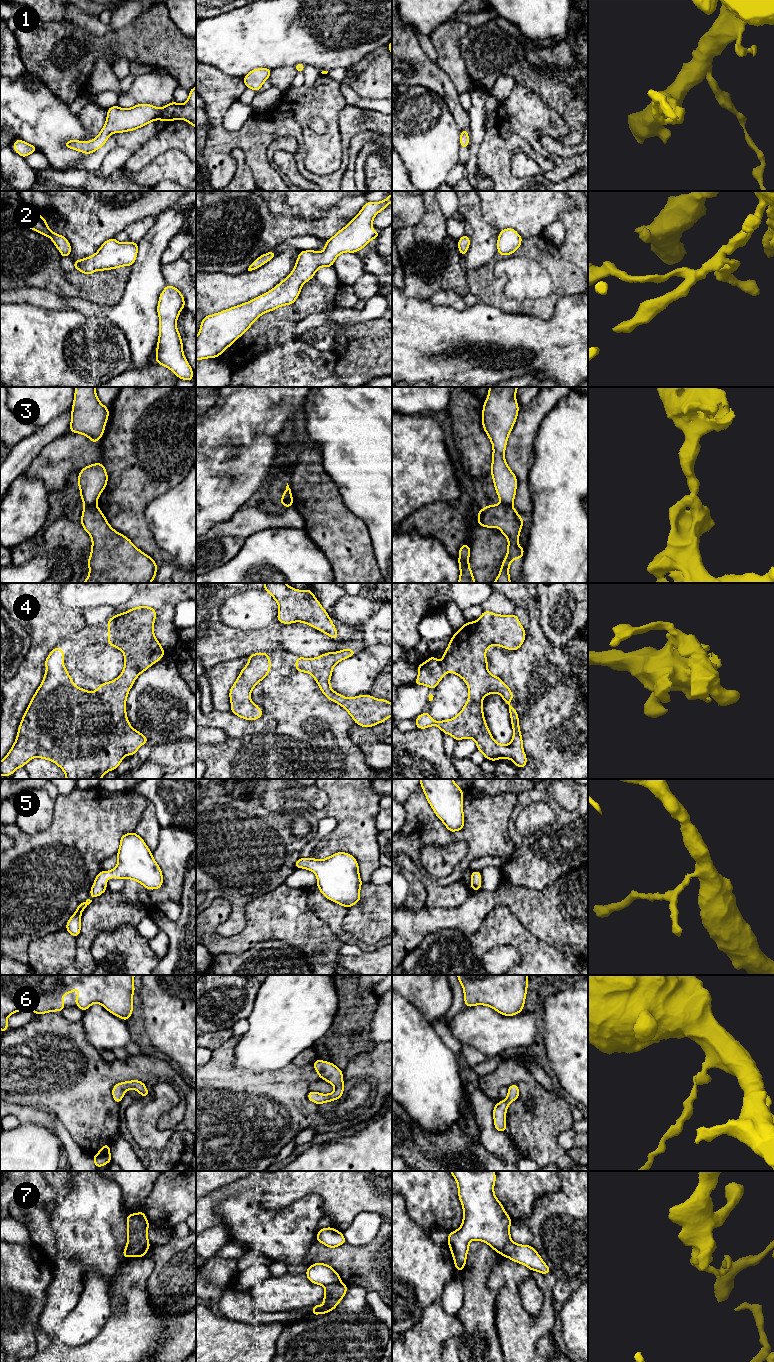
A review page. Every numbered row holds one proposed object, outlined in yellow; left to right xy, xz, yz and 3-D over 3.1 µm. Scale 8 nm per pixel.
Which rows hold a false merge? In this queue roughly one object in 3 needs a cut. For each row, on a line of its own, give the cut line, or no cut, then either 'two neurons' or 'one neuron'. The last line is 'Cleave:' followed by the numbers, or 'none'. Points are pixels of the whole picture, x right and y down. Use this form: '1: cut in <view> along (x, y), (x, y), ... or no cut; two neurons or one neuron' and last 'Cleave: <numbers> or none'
1: no cut; one neuron
2: no cut; one neuron
3: cut in xy along (95, 503), (84, 505); two neurons
4: no cut; one neuron
5: no cut; one neuron
6: no cut; one neuron
7: cut in xy along (147, 1241), (135, 1243), (131, 1247), (129, 1255); two neurons
Cleave: 3, 7

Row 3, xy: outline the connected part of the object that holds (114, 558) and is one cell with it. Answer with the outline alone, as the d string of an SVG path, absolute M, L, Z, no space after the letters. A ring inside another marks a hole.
M83 505L81 525L91 536L89 575L82 583L151 583L158 565L115 531L94 505Z

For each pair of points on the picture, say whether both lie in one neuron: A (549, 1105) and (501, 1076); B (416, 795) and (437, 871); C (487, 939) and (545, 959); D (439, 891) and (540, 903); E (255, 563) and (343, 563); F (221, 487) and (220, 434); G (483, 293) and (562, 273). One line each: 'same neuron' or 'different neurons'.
A: same neuron
B: different neurons
C: same neuron
D: different neurons
E: different neurons
F: same neuron
G: same neuron

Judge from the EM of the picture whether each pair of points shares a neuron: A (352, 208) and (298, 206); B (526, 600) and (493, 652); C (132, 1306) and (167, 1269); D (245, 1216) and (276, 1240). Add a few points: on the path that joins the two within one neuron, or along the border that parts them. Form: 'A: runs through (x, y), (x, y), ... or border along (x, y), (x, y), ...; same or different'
A: border along (340, 201), (323, 216), (311, 220); different
B: runs through (534, 620), (534, 640), (517, 657), (513, 657); same
C: border along (153, 1267), (147, 1293), (156, 1312); different
D: runs through (253, 1224), (263, 1233), (268, 1233); same

